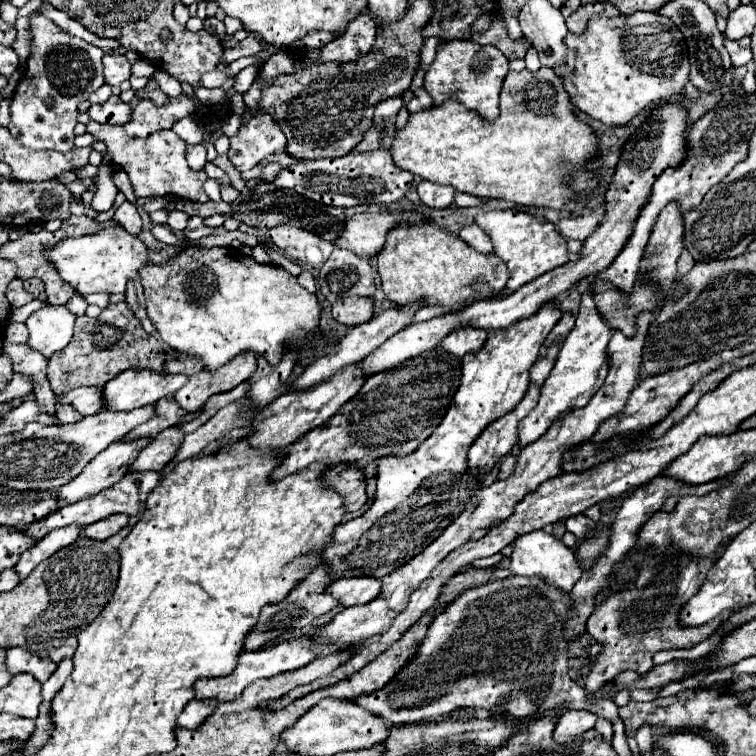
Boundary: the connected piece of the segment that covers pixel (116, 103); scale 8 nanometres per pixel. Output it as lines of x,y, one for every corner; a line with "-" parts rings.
111,96
105,104
93,104
87,114
101,124
125,124
131,118
131,104
123,102
119,96

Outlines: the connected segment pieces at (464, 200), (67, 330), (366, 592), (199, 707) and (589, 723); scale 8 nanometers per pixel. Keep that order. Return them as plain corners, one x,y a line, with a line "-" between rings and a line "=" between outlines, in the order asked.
457,192
457,194
455,194
455,204
457,204
457,206
465,206
465,208
469,208
469,206
485,206
487,202
489,202
489,200
475,198
475,196
461,194
461,192
=
45,306
27,318
29,340
27,346
43,356
53,356
63,350
73,336
75,316
65,306
=
371,576
363,578
341,578
327,586
327,594
331,594
335,600
339,600
341,606
357,606
367,604
377,596
381,590
381,582
=
191,700
177,718
177,726
195,730
217,706
217,700
=
571,710
571,712
565,712
563,720
557,722
555,726
555,732
553,732
553,738
557,740
557,744
565,744
565,742
571,742
579,736
583,736
583,732
591,730
597,722
597,716
587,712
587,710

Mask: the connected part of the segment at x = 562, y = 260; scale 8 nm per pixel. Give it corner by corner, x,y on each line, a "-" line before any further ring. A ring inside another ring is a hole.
481,210
475,222
493,240
493,252
509,268
511,278
505,286
507,292
515,292
523,284
535,280
537,276
569,262
567,240
557,232
557,228
551,222
539,222
537,218
521,210

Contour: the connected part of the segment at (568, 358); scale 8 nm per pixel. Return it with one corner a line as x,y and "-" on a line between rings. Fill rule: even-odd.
591,286
587,288
587,292
581,298
583,298
583,302
579,308
575,328
569,332
569,336
565,338
565,342
559,350
559,356
557,356
559,362
555,360
555,366
553,366
549,378
541,386
541,396
539,396
537,406
519,424
519,442
523,446
527,446
527,444
535,442
539,436
543,436
543,432
547,432
547,428
555,420
563,418
567,412
571,412
575,408
583,408
583,404
587,404
591,400
591,396
601,388
601,384
607,376
607,370
609,370
607,344
613,336
613,330
607,324
607,320
603,318
603,314
597,312

